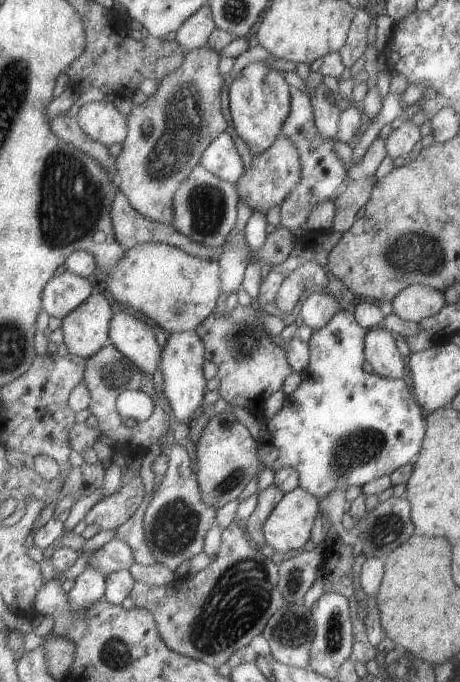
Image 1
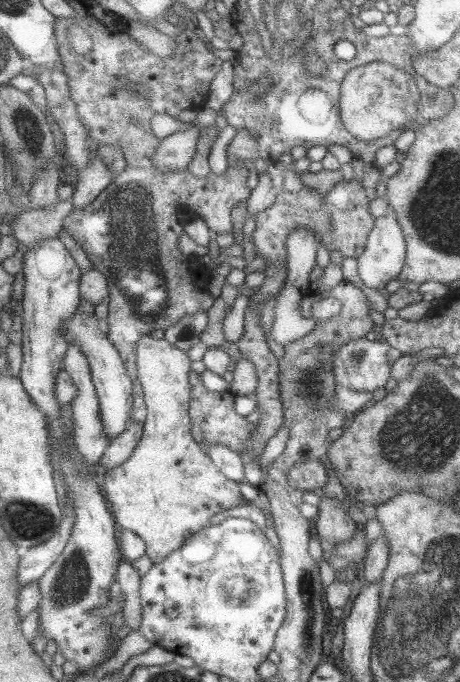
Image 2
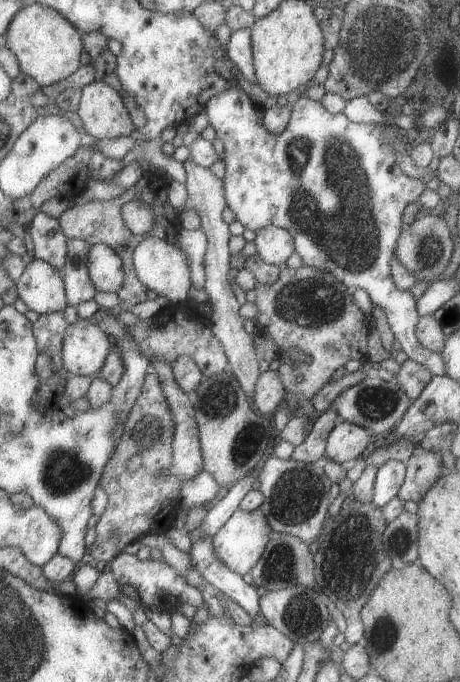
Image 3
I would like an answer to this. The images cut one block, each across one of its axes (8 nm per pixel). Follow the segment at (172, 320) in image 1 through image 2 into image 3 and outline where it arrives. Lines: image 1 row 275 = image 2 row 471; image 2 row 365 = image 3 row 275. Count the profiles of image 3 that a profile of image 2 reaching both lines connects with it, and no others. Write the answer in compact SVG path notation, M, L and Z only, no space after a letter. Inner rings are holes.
M159 236L147 237L137 247L134 262L143 284L155 291L160 300L181 304L190 299L189 292L191 292L191 286L193 287L192 268L185 252L177 248L173 242Z

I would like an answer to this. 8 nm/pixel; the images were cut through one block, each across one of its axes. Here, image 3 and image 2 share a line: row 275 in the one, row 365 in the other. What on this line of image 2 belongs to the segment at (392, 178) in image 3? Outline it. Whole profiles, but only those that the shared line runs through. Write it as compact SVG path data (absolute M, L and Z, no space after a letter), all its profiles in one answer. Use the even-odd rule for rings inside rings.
M357 338L349 342L343 348L337 350L333 355L333 364L335 364L335 380L338 386L345 386L357 392L375 392L379 388L387 386L387 380L391 378L391 368L397 358L405 354L401 353L396 347L388 342L371 342L367 338Z

